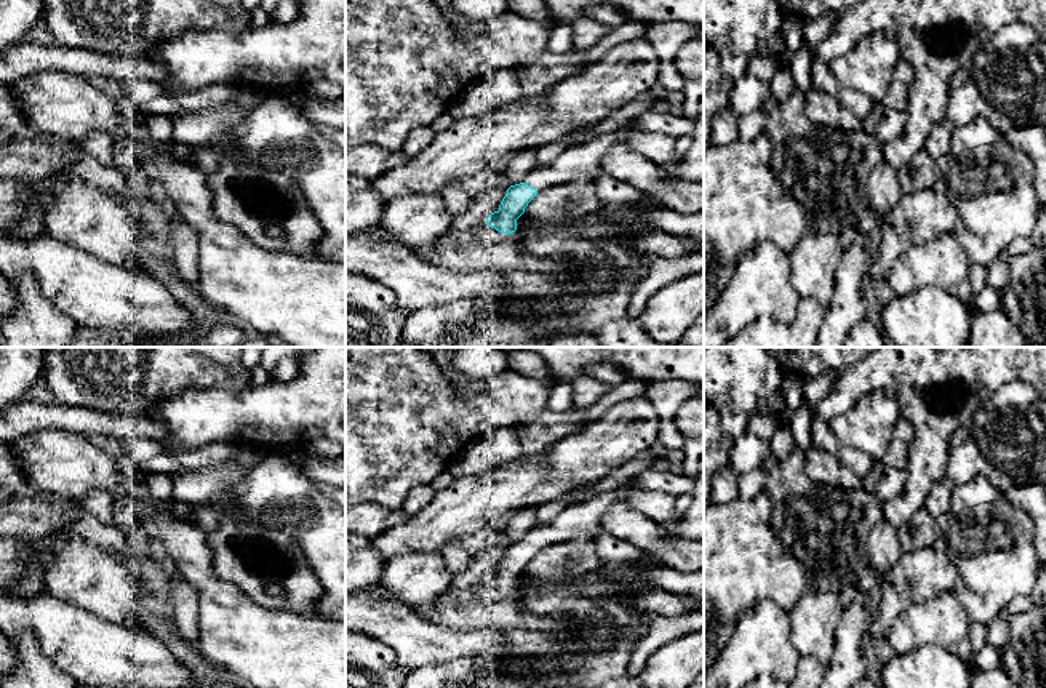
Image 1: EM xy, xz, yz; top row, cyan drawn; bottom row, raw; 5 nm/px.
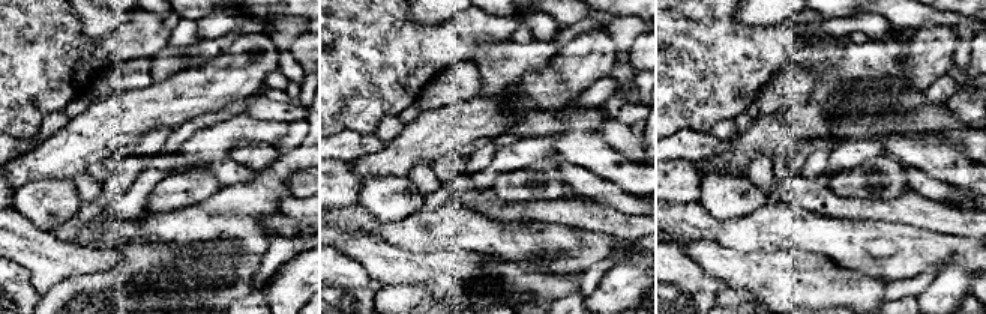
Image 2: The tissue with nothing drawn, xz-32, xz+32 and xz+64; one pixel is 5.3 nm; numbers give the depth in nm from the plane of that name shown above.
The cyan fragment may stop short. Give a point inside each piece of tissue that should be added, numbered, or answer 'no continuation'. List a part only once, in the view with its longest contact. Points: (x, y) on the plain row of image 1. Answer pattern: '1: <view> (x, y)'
1: xz (584, 519)

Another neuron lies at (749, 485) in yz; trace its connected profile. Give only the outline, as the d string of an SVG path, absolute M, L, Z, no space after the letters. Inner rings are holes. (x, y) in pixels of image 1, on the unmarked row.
M758 467L744 475L737 475L736 480L739 498L752 499L761 490L773 488L776 483L776 472Z

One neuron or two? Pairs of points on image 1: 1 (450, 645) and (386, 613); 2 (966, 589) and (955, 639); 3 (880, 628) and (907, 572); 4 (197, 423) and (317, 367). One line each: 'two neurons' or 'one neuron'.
1: one neuron
2: two neurons
3: one neuron
4: one neuron

